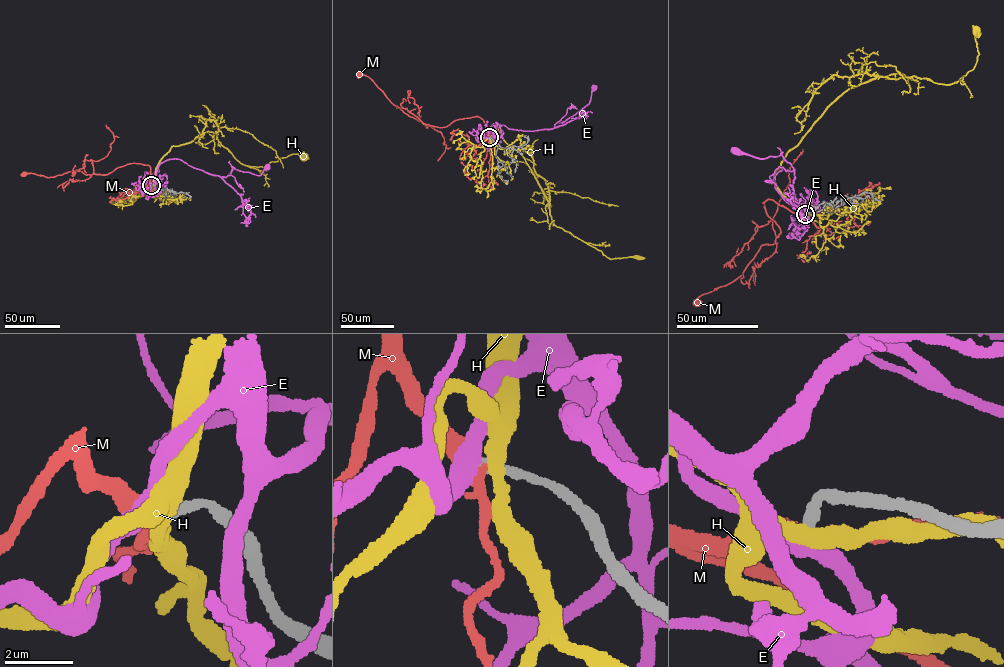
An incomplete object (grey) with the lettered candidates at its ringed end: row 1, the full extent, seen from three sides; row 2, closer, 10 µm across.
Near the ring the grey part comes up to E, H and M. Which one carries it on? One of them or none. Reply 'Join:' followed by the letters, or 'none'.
Join: M

